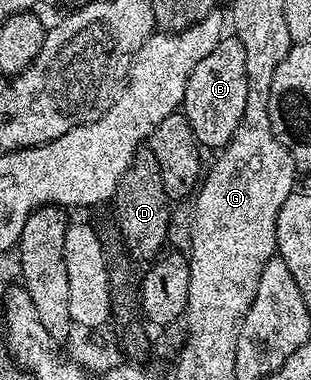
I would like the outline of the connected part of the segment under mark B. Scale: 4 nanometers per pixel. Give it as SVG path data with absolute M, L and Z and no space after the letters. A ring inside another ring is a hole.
M222 37L219 45L195 65L187 81L187 93L183 104L183 114L191 121L198 144L202 148L217 147L224 149L231 141L239 121L243 117L243 108L247 105L247 53L235 37Z

